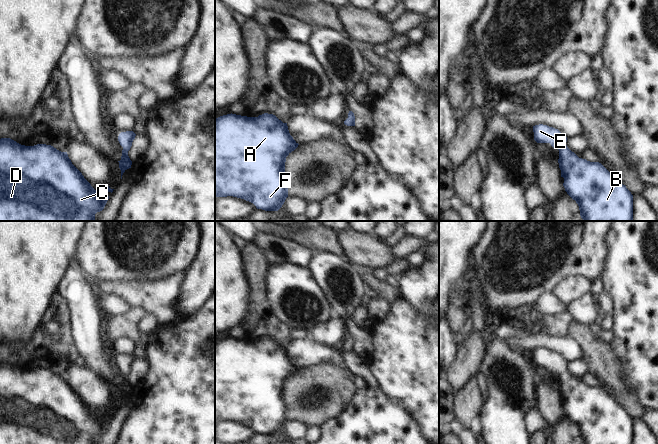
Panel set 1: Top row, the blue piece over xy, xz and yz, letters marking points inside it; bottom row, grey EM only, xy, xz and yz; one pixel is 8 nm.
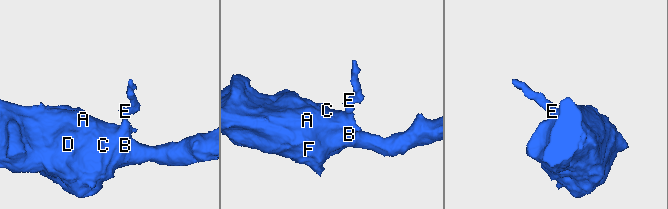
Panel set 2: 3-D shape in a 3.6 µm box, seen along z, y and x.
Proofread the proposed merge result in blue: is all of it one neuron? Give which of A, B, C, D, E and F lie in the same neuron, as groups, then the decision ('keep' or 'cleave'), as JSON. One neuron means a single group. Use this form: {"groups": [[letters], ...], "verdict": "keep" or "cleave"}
{"groups": [["A", "B", "C", "D", "E", "F"]], "verdict": "keep"}

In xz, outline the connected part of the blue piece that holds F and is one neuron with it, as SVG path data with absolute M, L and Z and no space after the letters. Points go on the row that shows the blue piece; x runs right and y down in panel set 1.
M231 113L215 118L215 197L233 196L253 203L257 209L278 211L288 197L286 157L298 145L290 135L287 123L273 114L247 117Z

